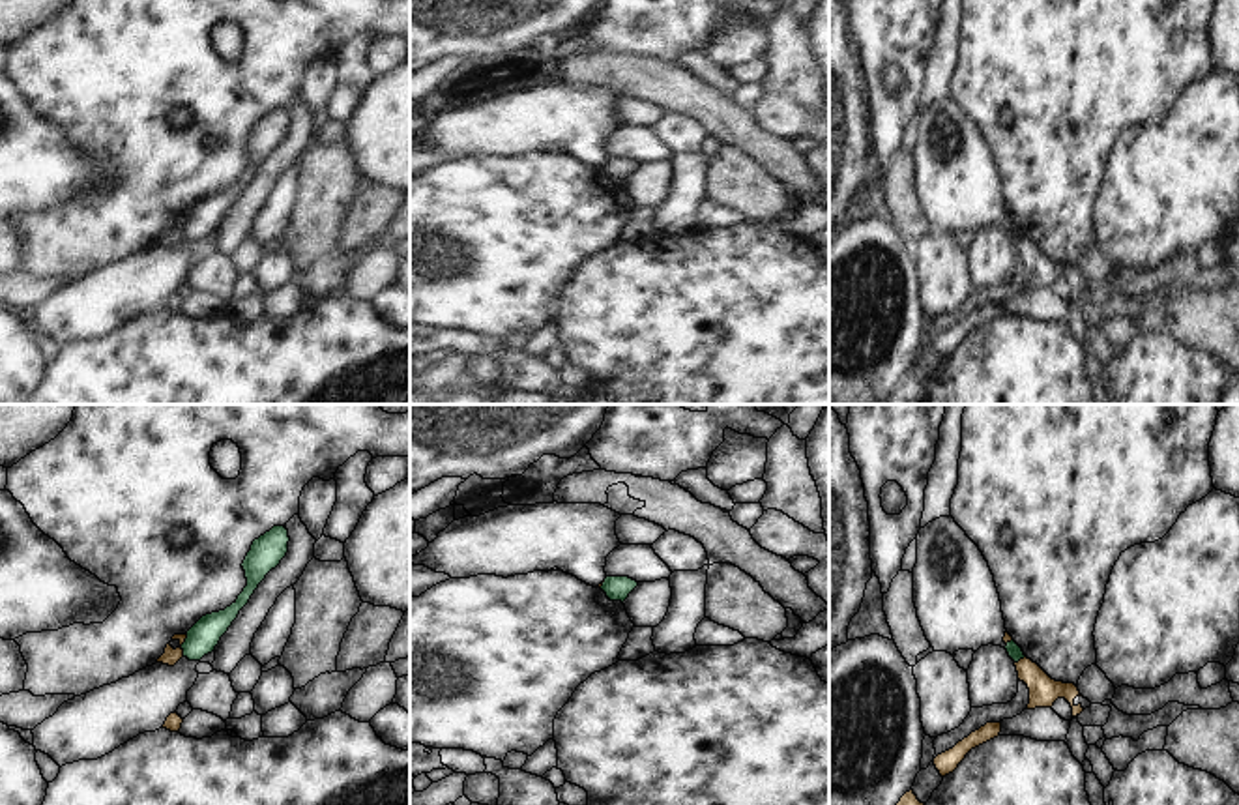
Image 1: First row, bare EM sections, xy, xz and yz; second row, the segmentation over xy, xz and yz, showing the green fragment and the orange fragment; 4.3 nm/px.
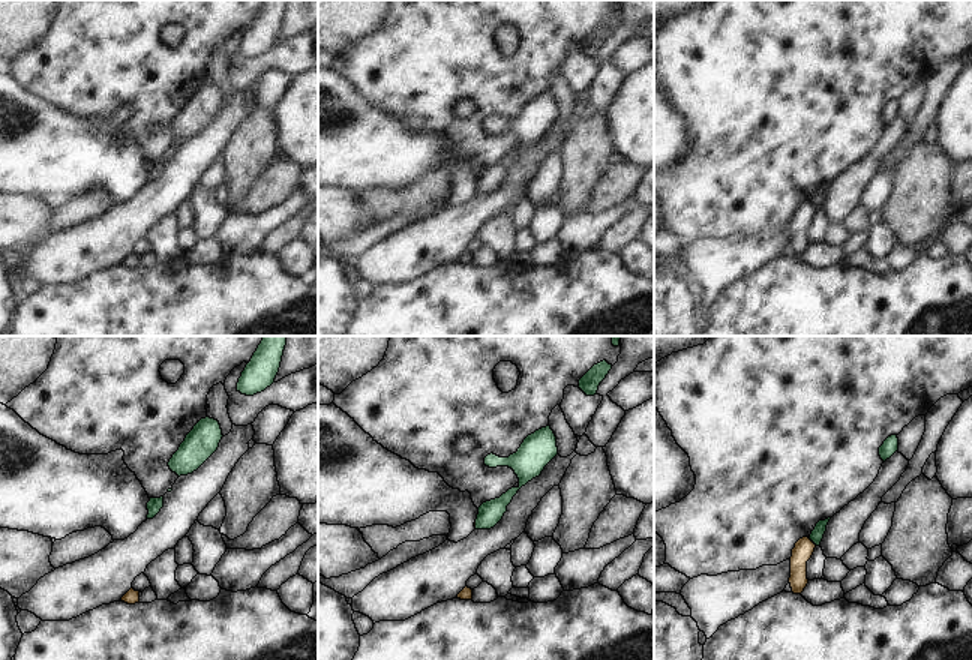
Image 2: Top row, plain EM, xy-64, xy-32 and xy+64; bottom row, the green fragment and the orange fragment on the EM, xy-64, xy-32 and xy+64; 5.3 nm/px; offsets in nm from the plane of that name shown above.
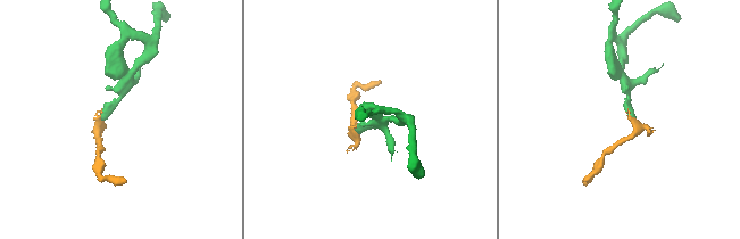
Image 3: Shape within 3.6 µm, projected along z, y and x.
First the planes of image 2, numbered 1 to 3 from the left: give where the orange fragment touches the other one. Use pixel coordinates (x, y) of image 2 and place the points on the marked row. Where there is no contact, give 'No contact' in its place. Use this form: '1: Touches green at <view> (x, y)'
1: No contact
2: Touches green at xy-32 (476, 524)
3: Touches green at xy+64 (812, 540).

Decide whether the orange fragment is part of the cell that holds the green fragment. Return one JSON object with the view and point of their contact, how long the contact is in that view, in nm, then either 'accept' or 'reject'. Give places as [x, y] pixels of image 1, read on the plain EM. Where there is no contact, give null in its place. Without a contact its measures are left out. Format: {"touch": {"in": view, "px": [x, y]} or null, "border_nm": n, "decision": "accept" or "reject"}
{"touch": {"in": "xy", "px": [182, 227]}, "border_nm": 100, "decision": "reject"}

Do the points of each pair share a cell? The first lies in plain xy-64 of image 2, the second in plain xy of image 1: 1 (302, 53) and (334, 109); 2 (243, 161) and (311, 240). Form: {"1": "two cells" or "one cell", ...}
{"1": "two cells", "2": "one cell"}

